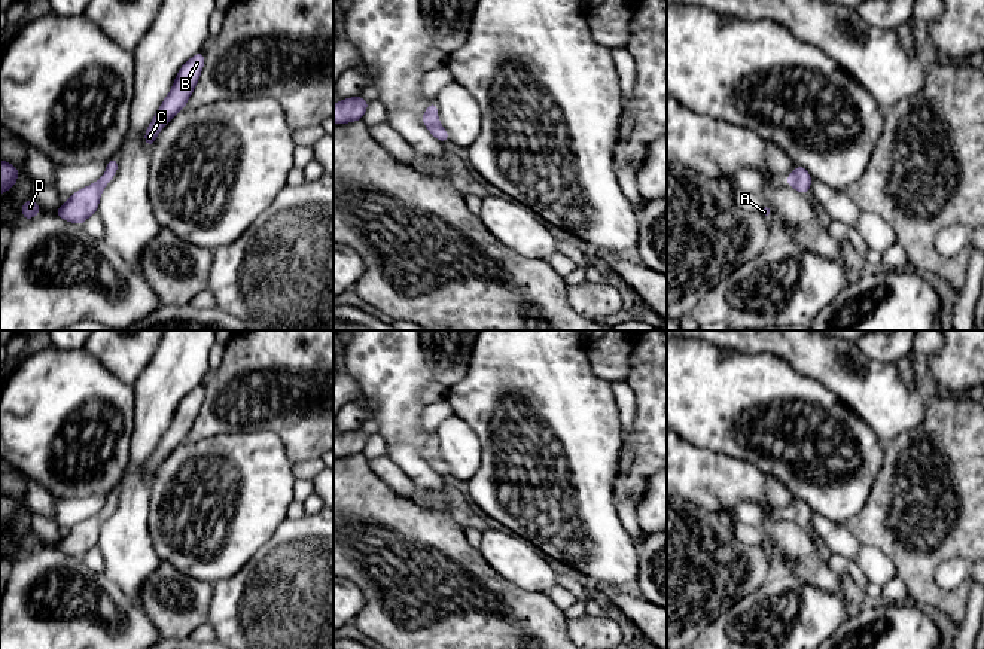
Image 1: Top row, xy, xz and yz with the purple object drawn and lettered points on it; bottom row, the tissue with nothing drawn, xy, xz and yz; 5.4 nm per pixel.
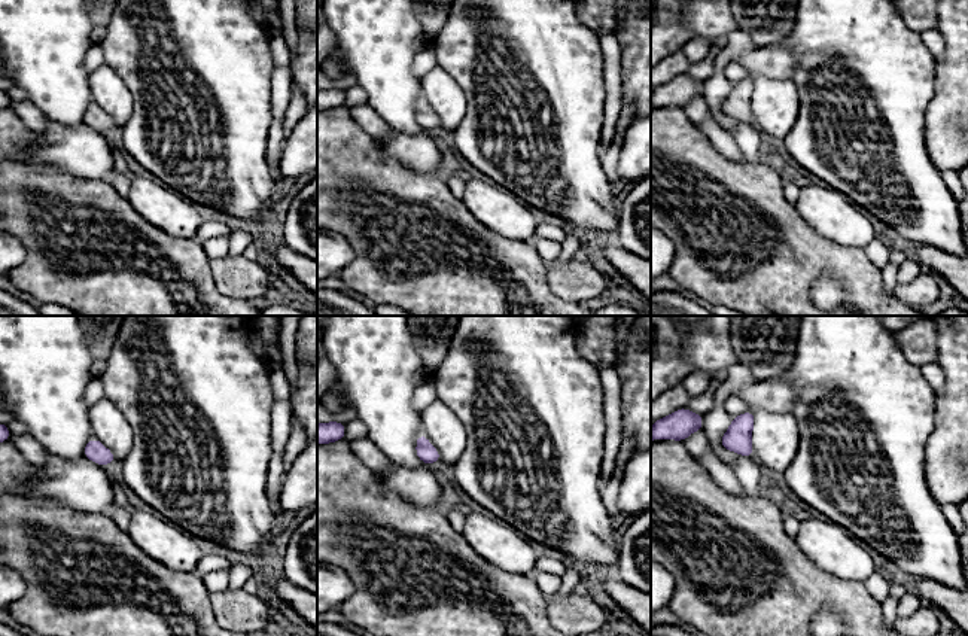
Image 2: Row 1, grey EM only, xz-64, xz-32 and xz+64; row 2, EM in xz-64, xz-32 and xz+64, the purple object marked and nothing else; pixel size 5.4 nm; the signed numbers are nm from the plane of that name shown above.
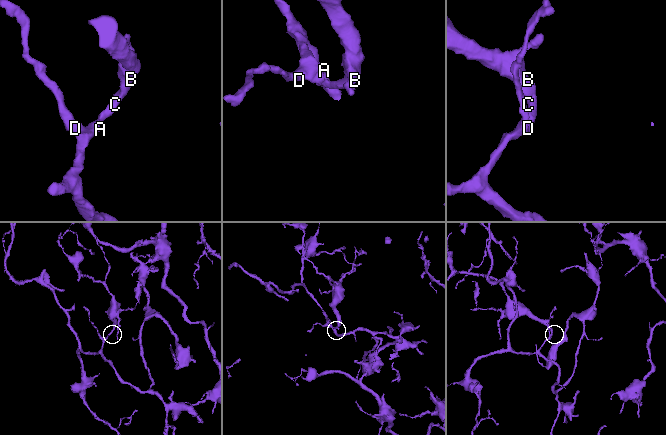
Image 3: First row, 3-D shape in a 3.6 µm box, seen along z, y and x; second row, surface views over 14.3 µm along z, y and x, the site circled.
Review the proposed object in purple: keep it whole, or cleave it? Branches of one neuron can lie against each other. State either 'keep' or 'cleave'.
keep

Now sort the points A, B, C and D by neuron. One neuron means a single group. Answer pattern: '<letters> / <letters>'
A B C D

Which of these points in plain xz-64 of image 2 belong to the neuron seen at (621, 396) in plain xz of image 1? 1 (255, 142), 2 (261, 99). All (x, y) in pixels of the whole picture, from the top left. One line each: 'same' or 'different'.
1: different
2: different

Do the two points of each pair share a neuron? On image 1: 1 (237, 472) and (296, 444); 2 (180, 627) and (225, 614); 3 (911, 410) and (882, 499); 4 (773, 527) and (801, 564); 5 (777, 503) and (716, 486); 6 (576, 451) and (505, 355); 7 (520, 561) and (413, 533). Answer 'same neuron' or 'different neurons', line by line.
1: different neurons
2: different neurons
3: different neurons
4: same neuron
5: same neuron
6: same neuron
7: different neurons

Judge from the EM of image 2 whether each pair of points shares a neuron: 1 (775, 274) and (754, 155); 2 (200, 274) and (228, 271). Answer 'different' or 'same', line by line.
1: different
2: different

